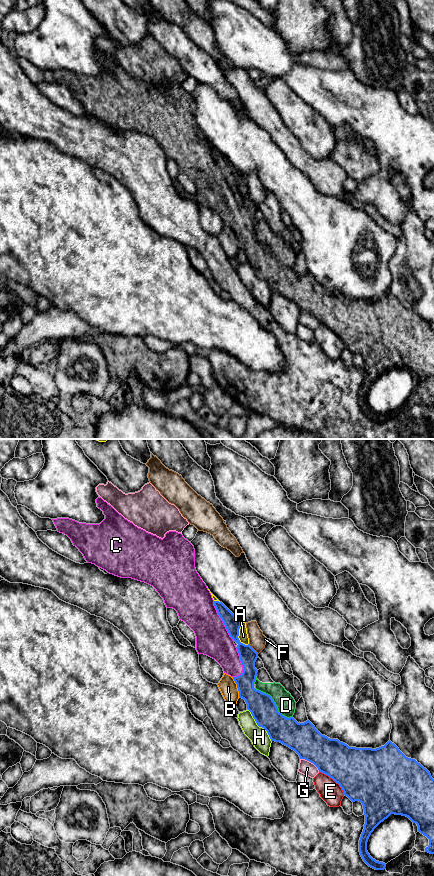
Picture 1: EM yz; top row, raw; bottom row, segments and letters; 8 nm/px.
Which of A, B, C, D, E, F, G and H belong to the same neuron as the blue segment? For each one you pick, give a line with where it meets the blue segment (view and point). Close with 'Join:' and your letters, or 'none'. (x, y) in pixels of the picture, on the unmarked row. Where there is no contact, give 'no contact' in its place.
C: meets blue in yz at (222, 172)
Join: C

